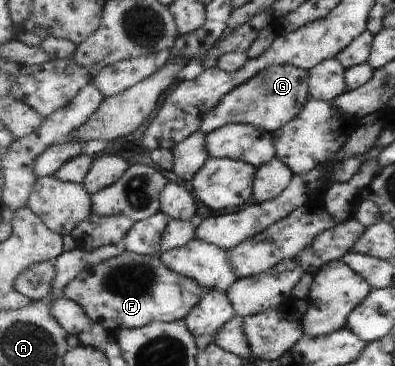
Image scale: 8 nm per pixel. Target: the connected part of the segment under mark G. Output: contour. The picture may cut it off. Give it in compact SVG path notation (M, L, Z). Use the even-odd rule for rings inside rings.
M292 64L273 65L259 71L251 80L232 90L215 109L208 112L203 118L200 130L208 134L231 123L245 123L276 133L288 122L299 117L312 97L310 80L307 78L309 74L310 71Z

